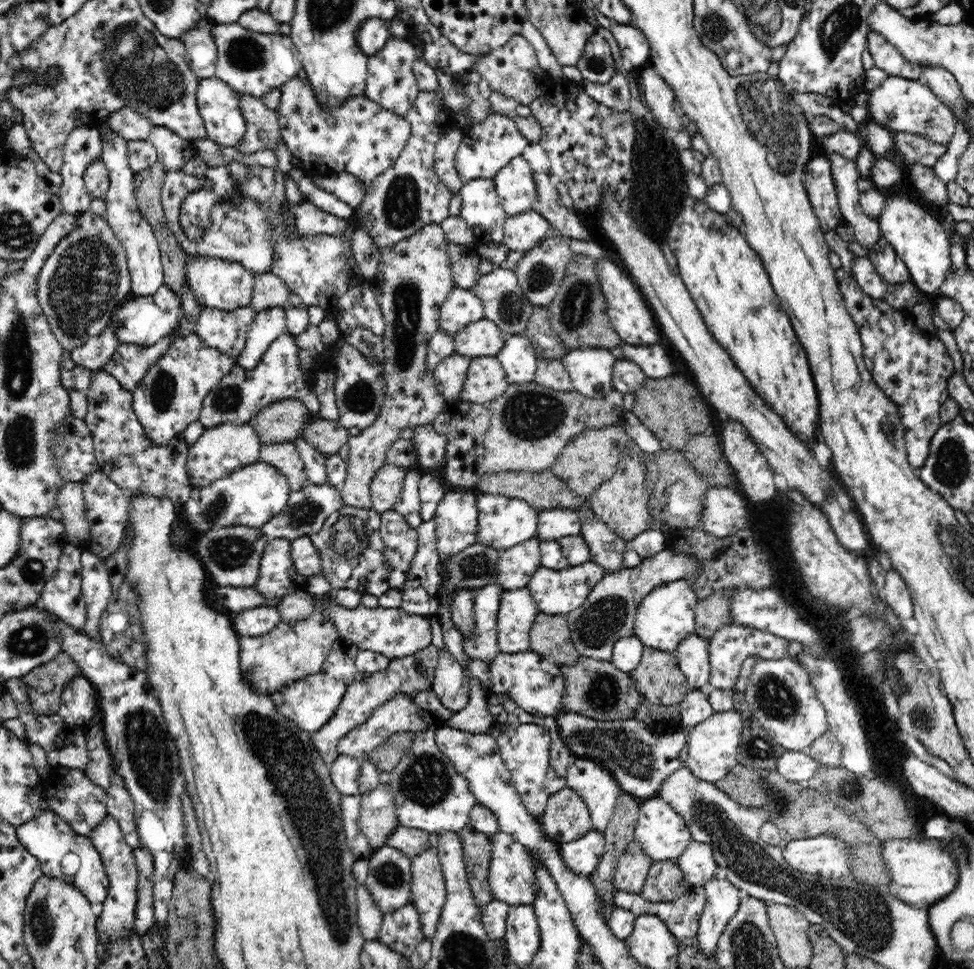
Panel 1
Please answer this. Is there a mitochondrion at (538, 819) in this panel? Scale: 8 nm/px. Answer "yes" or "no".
no

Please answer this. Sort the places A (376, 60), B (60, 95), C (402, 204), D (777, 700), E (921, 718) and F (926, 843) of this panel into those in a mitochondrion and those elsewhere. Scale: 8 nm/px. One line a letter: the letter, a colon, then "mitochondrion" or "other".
A: other
B: other
C: mitochondrion
D: mitochondrion
E: mitochondrion
F: other

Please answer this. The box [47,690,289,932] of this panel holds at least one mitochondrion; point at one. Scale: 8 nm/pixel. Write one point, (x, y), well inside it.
(148, 752)

